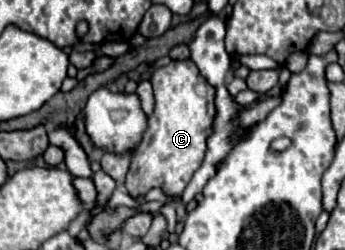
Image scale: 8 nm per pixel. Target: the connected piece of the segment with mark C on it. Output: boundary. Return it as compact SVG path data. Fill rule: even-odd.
M170 61L164 67L152 71L154 87L154 111L148 117L148 129L142 145L132 155L132 165L126 177L128 193L138 199L150 189L158 187L168 197L180 195L194 171L202 165L206 153L206 139L214 119L214 87L200 75L194 61Z

